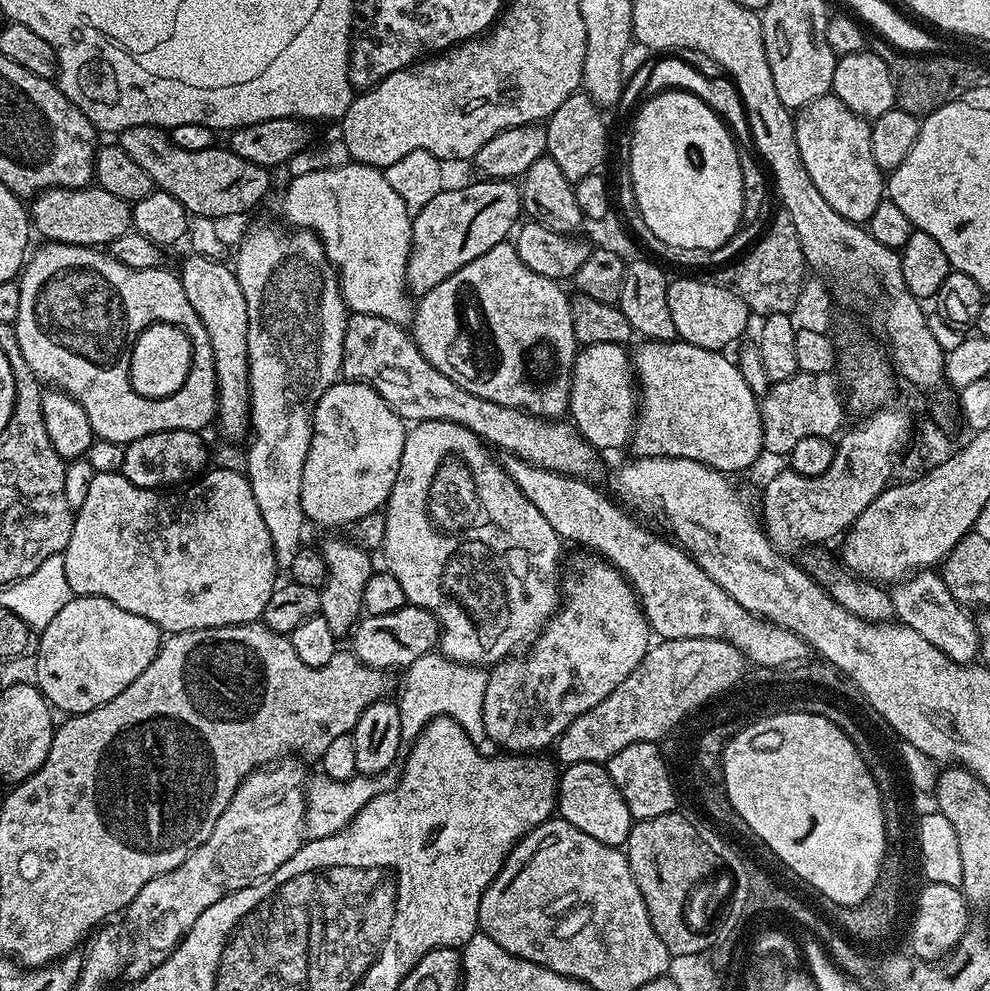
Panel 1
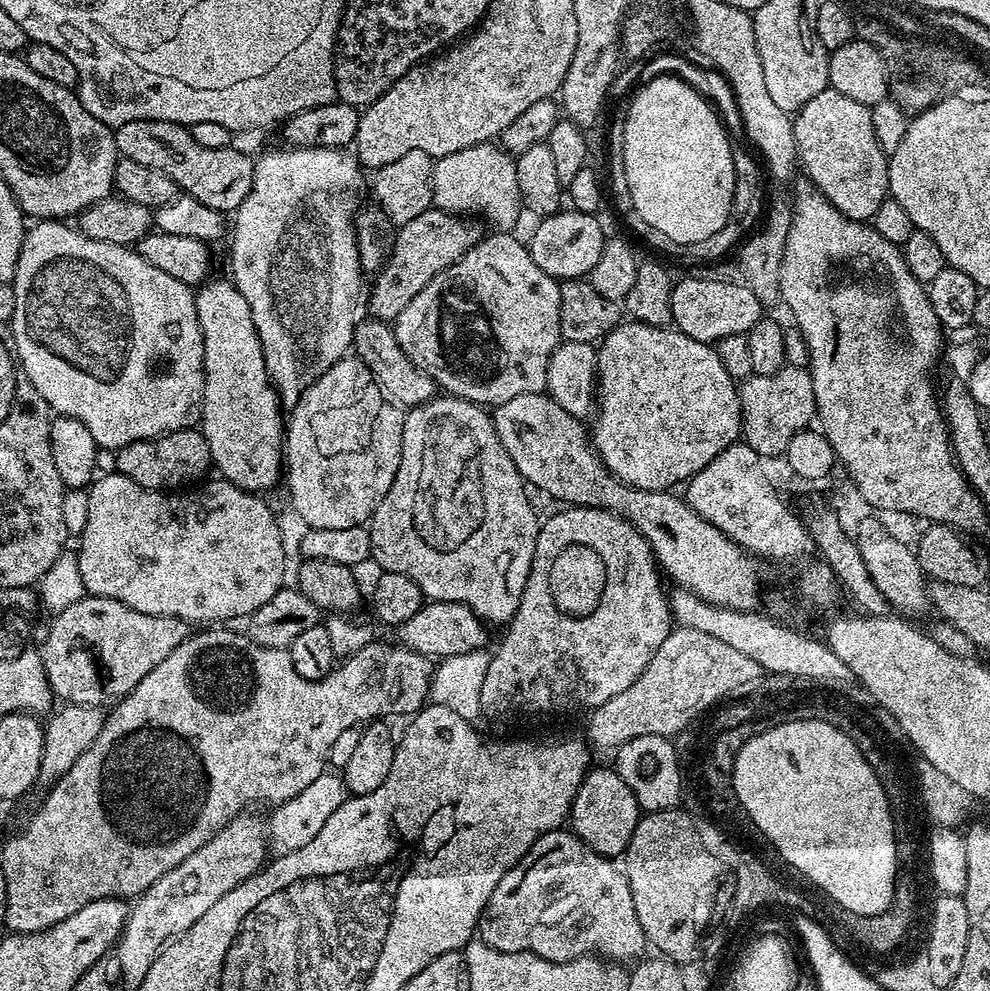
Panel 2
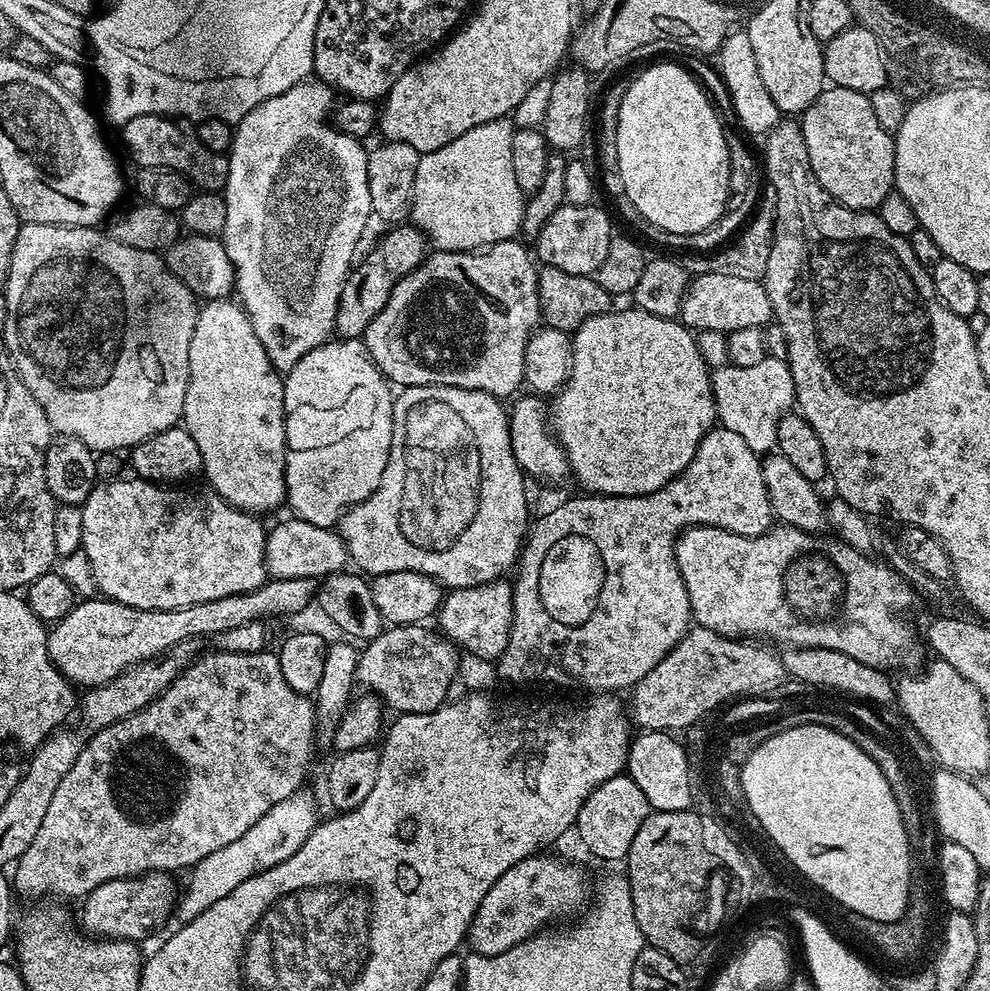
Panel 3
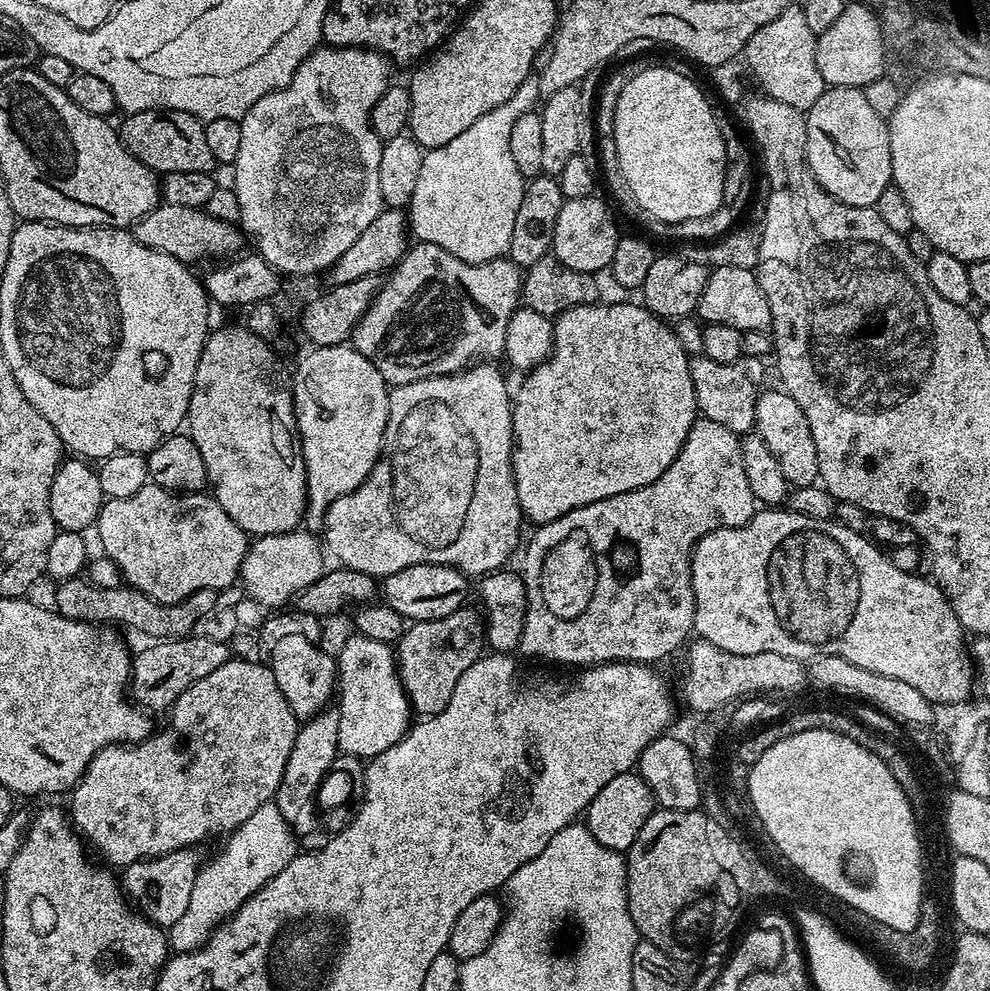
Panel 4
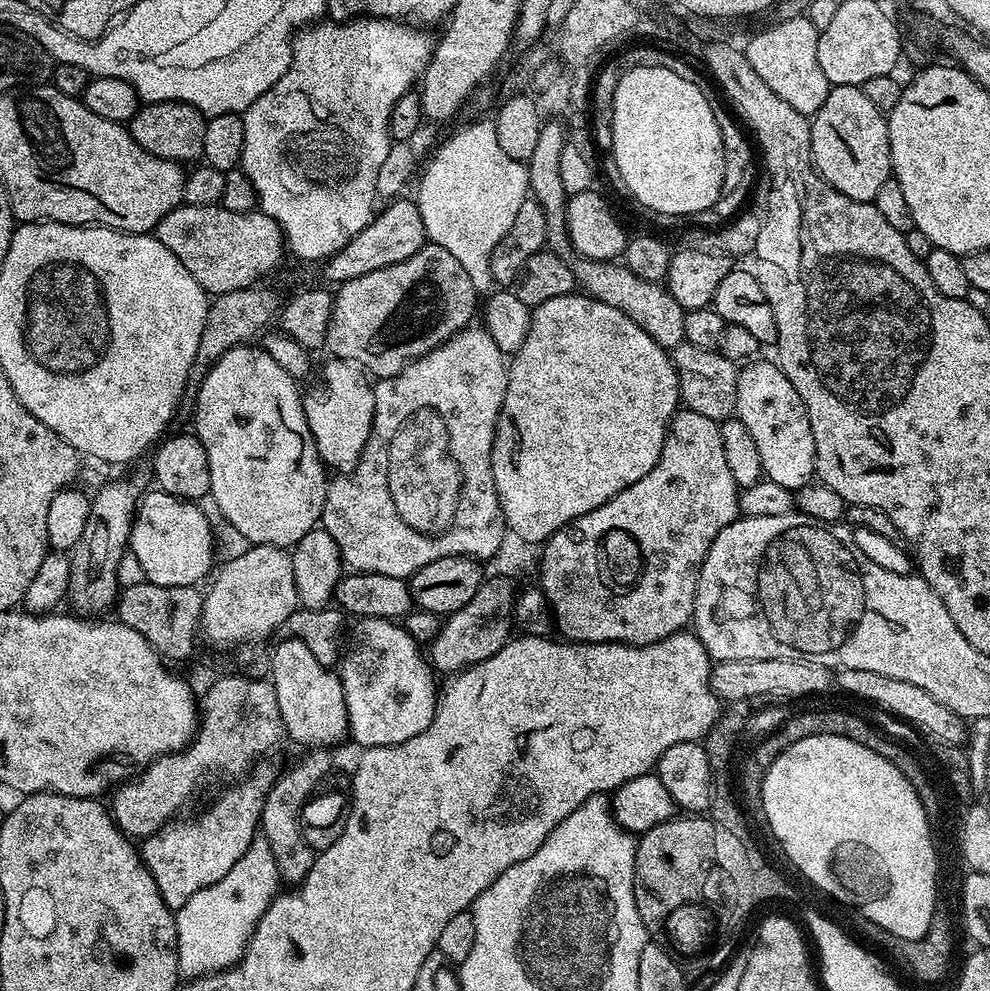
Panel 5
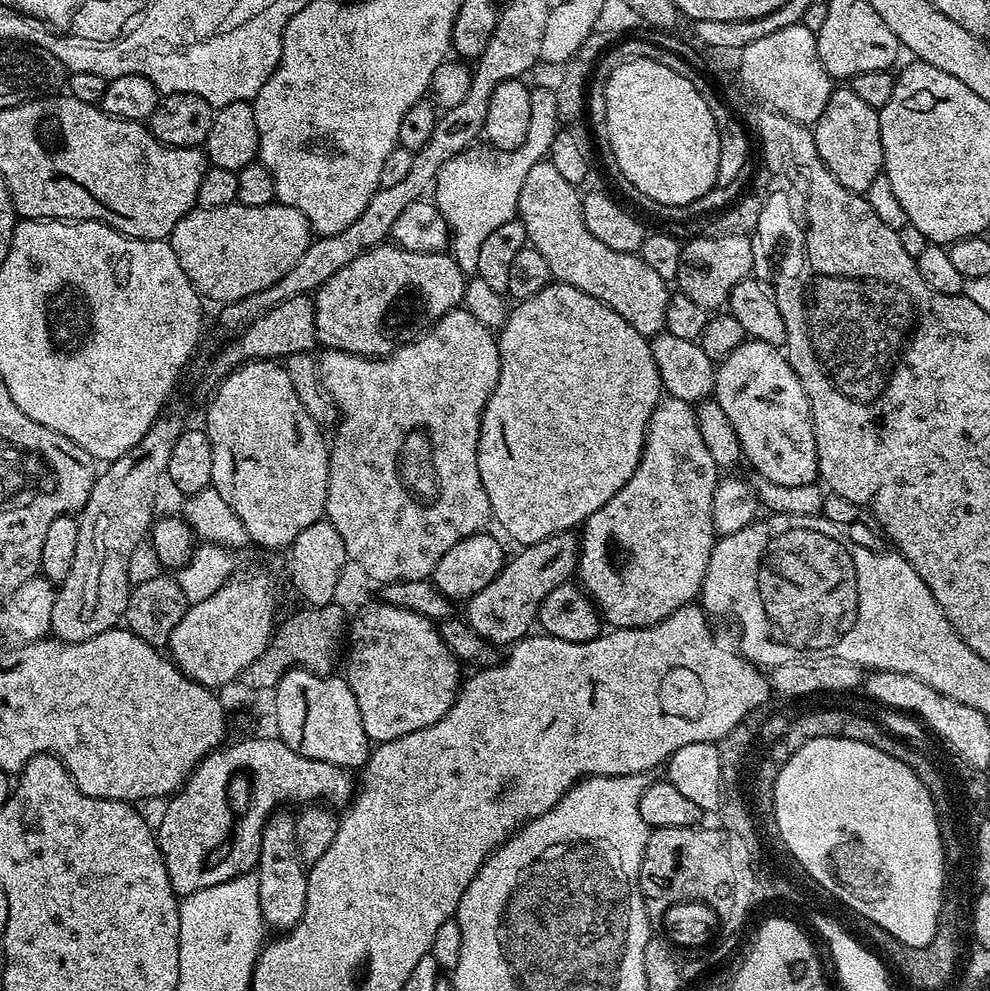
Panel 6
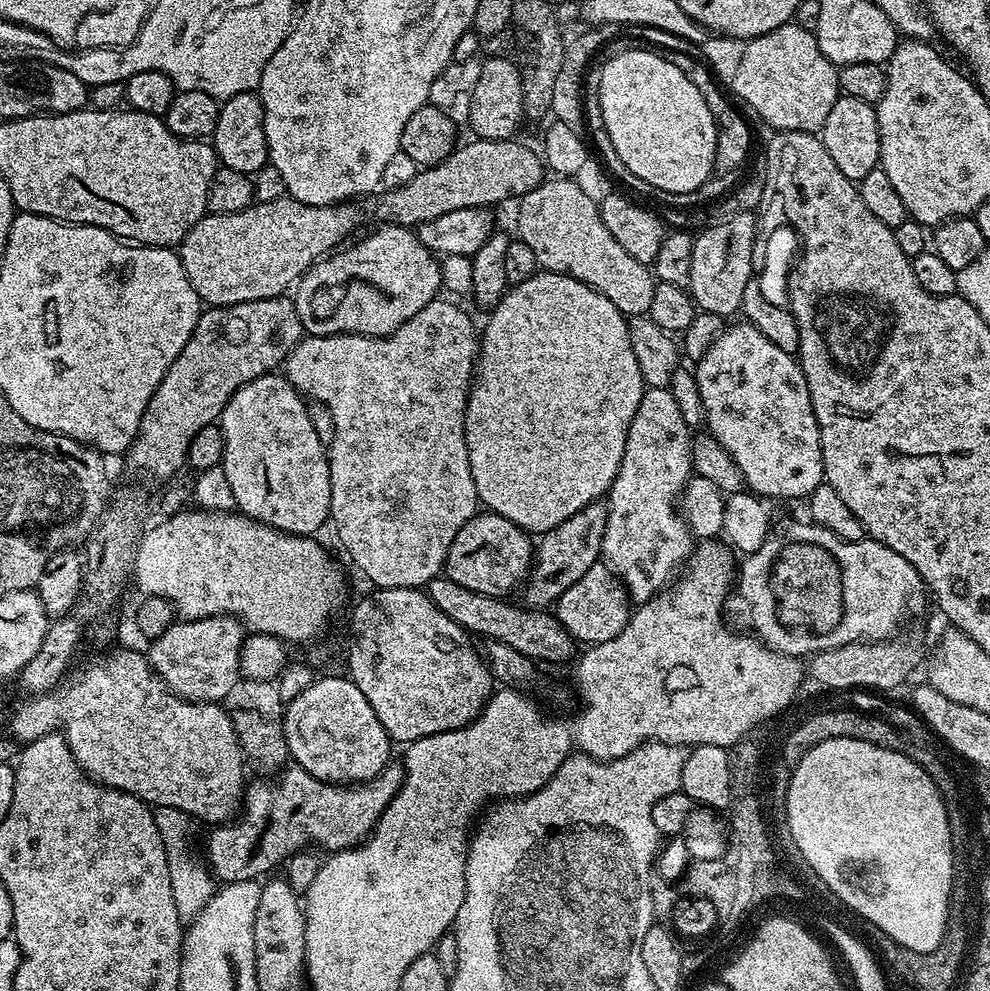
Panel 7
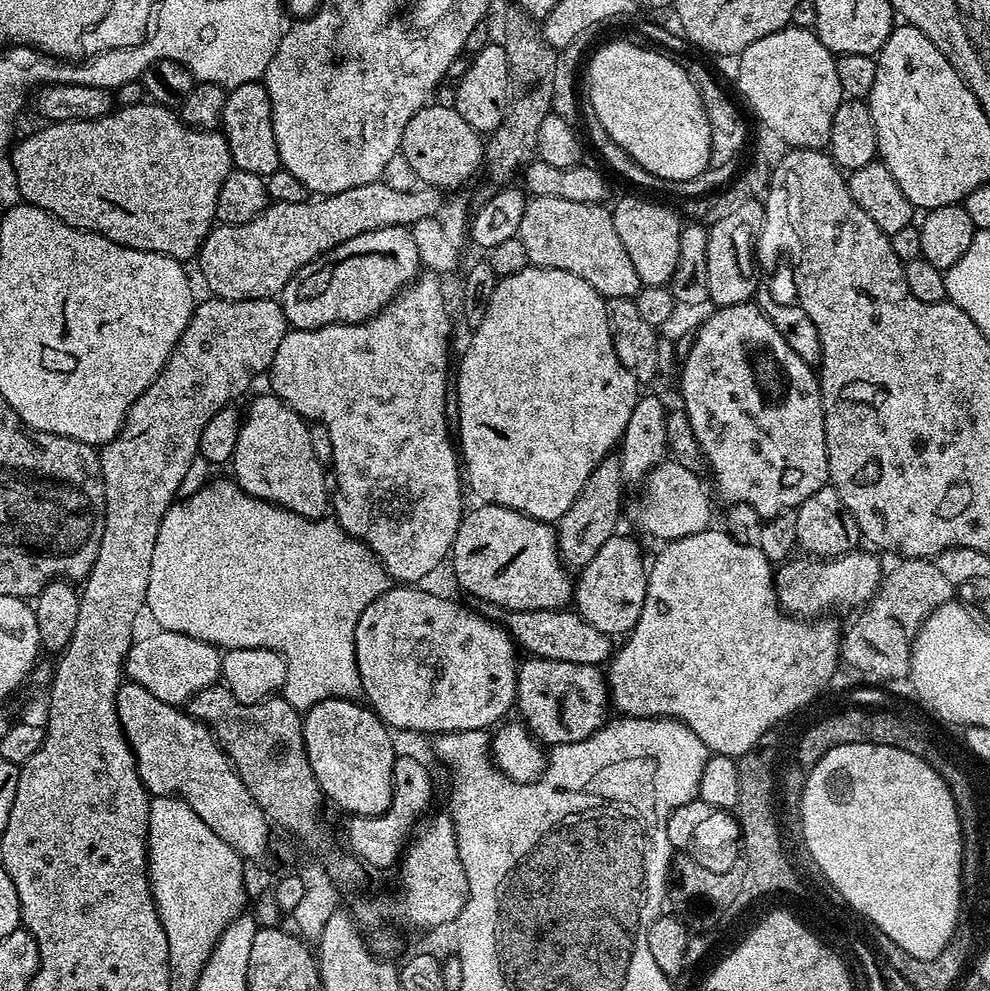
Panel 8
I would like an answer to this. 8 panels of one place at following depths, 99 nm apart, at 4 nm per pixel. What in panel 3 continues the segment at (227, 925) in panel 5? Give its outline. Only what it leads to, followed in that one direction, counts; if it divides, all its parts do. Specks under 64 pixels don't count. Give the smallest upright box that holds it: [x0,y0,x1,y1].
[178,790,318,921]

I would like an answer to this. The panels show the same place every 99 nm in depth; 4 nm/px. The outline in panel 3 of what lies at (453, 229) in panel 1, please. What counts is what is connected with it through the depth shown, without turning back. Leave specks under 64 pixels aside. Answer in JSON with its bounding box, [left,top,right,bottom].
[336,222,430,340]

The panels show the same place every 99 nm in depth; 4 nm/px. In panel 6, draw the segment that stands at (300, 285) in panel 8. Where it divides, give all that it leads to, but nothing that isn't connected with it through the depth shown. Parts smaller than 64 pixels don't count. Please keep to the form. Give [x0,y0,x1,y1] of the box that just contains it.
[314,242,466,356]

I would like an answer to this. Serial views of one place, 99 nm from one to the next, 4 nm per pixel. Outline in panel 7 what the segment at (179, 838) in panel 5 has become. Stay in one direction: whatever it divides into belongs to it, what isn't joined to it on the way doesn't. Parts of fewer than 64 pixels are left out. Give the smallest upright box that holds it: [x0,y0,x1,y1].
[206,762,404,885]

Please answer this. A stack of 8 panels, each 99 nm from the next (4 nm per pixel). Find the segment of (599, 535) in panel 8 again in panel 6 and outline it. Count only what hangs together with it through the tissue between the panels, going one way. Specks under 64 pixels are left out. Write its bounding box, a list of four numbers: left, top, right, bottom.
[466,530,580,646]

